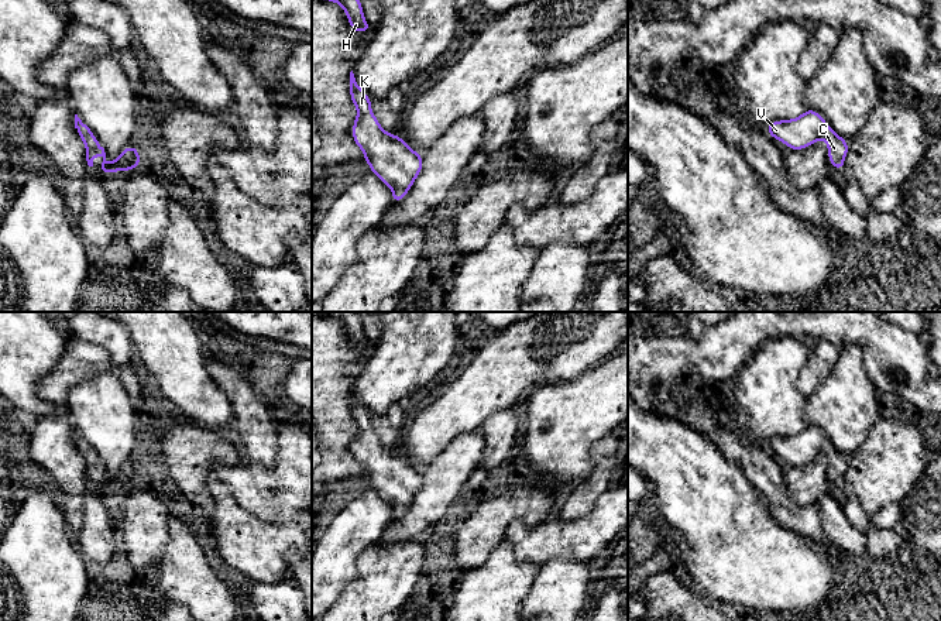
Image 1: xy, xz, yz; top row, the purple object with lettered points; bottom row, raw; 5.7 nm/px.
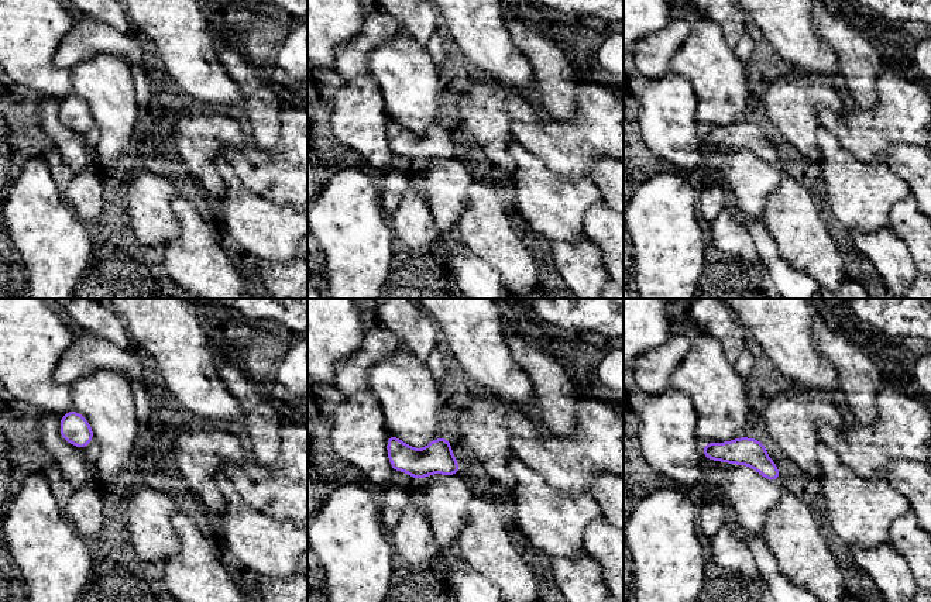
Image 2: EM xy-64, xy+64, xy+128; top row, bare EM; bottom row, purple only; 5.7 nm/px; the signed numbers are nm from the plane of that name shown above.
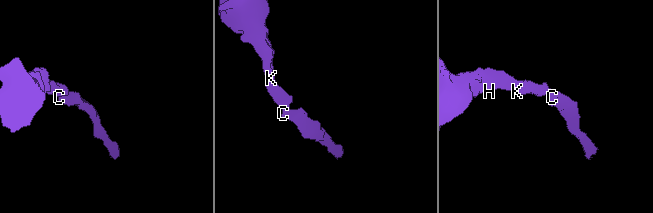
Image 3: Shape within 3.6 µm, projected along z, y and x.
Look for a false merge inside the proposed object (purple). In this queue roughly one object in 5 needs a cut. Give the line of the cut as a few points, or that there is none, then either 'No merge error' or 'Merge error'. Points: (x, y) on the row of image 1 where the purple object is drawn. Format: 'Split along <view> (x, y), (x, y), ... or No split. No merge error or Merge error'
No split. No merge error

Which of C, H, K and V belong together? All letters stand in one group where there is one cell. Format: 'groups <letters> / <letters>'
groups C H K V

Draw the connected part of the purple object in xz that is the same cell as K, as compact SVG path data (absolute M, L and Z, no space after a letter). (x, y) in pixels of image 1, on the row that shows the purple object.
M353 71L350 72L350 97L358 110L353 123L353 140L364 151L364 159L392 193L392 203L399 203L412 188L415 178L422 172L422 154L411 150L399 135L385 133L371 111L371 99L358 88Z

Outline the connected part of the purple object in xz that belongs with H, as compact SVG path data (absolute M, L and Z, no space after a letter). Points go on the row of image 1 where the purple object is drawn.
M330 0L339 3L348 18L350 27L357 32L367 32L371 31L372 27L367 24L363 16L363 6L360 0Z

